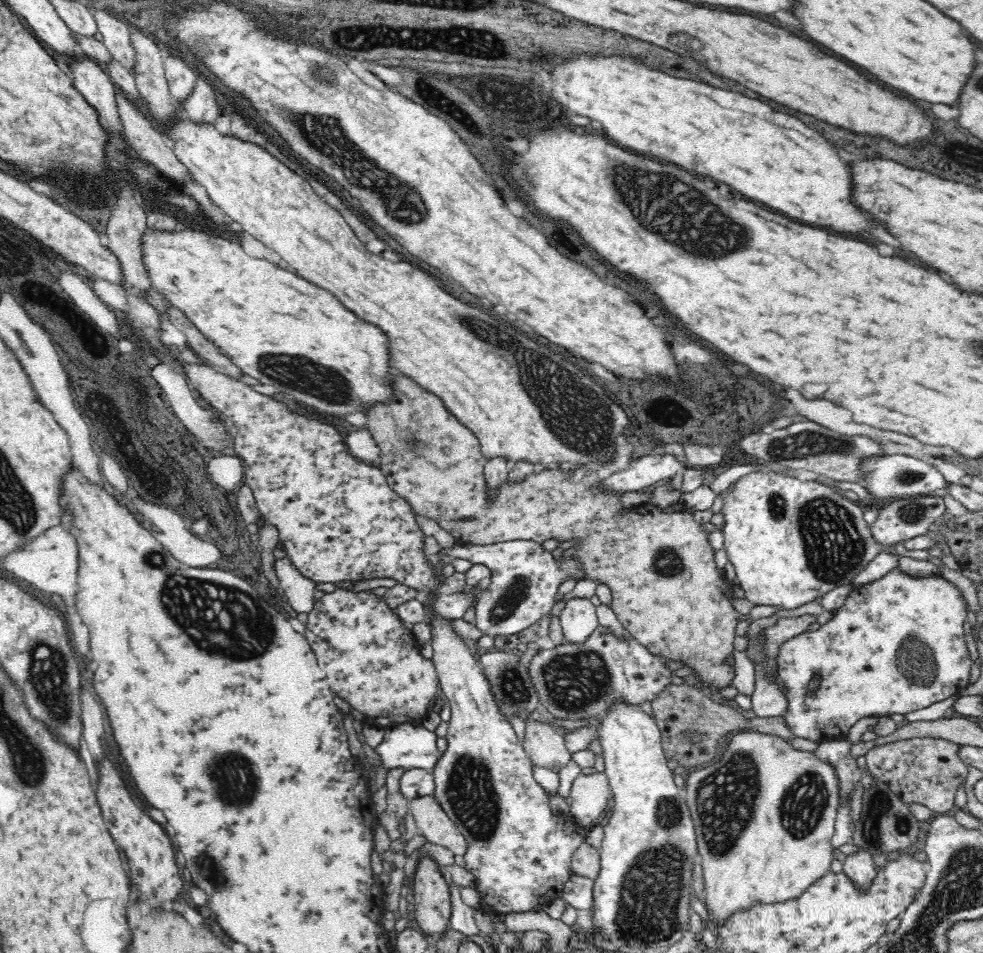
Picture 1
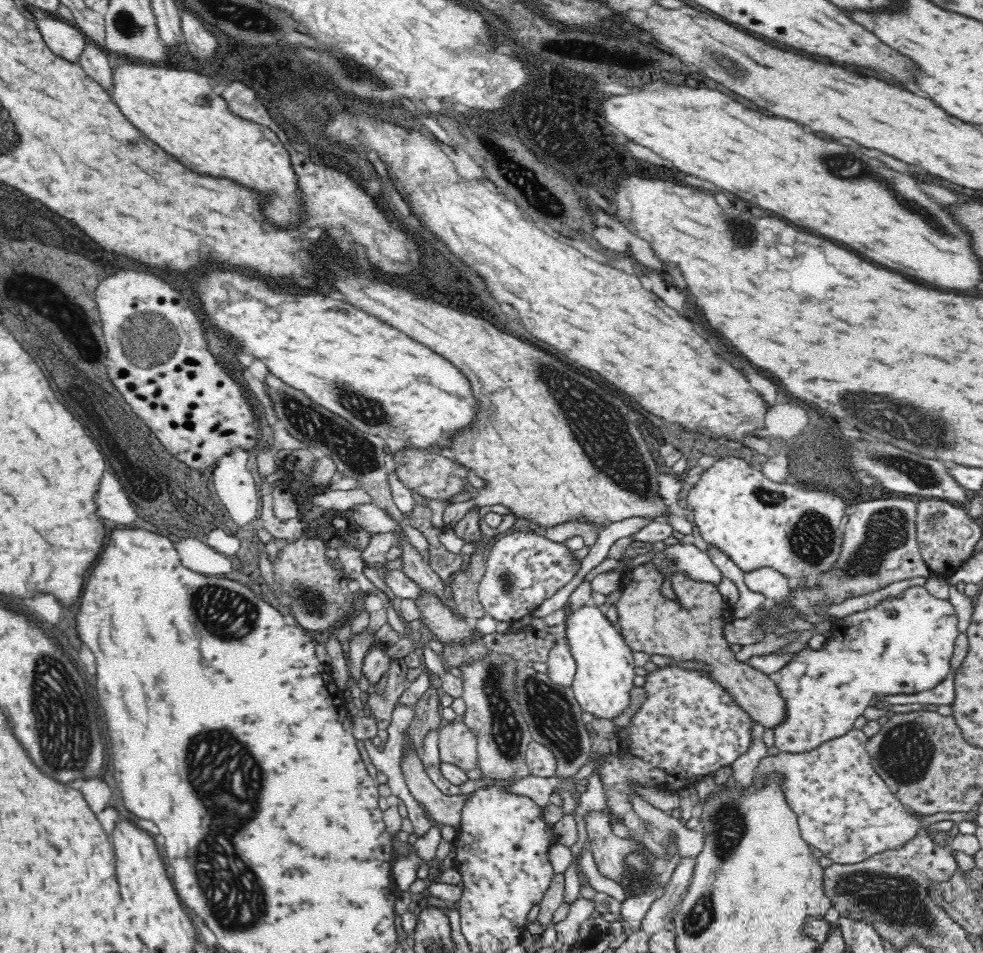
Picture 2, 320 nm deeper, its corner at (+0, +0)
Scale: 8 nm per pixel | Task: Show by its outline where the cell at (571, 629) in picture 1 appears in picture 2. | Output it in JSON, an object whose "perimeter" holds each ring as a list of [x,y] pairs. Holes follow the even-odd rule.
{"perimeter":[[[566,634],[558,635],[547,660],[548,675],[558,684],[570,687],[576,674],[576,659],[570,651]]]}

